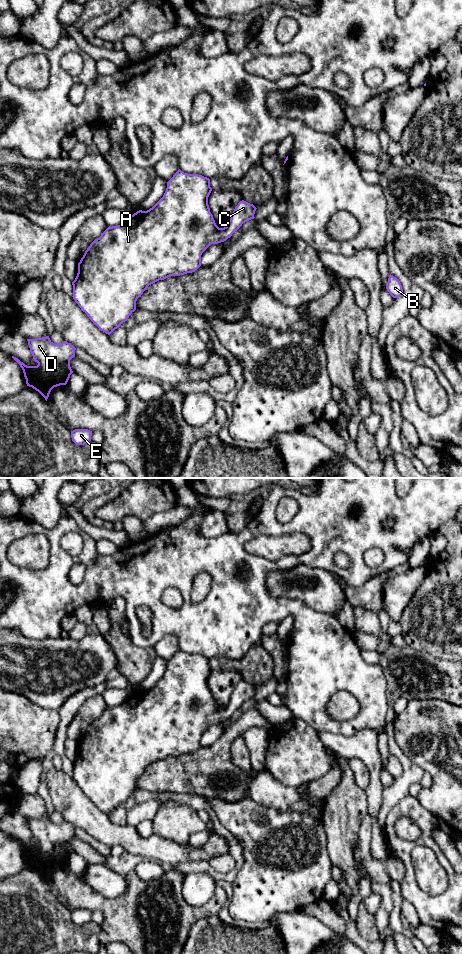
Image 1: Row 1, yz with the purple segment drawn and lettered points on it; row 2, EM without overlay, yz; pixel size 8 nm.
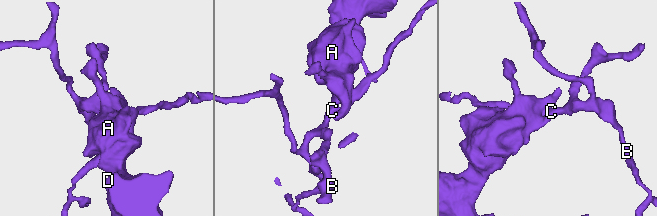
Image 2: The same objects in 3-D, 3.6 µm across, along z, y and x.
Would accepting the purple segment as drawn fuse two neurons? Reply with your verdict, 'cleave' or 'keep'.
keep

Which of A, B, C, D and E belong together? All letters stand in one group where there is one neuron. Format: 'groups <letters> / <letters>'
groups A B C D E

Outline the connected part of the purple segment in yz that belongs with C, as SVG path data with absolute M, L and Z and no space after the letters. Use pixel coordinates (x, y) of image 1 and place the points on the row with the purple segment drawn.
M180 169L167 182L163 197L149 210L139 210L120 225L108 227L85 251L78 263L78 273L73 285L73 299L89 319L110 335L127 321L136 310L136 301L149 285L170 276L180 276L196 271L201 266L201 255L211 245L226 241L243 223L254 219L256 207L244 200L235 207L228 225L219 228L208 205L212 191L210 179L198 174L187 174Z

